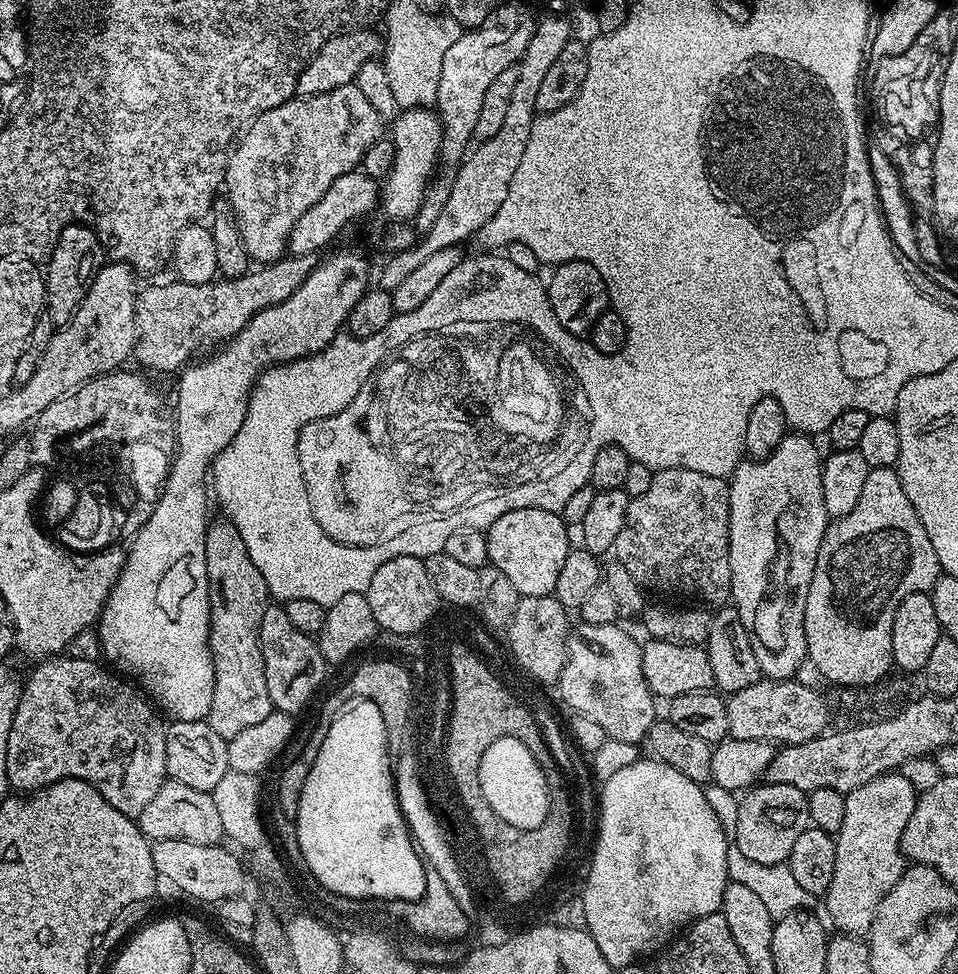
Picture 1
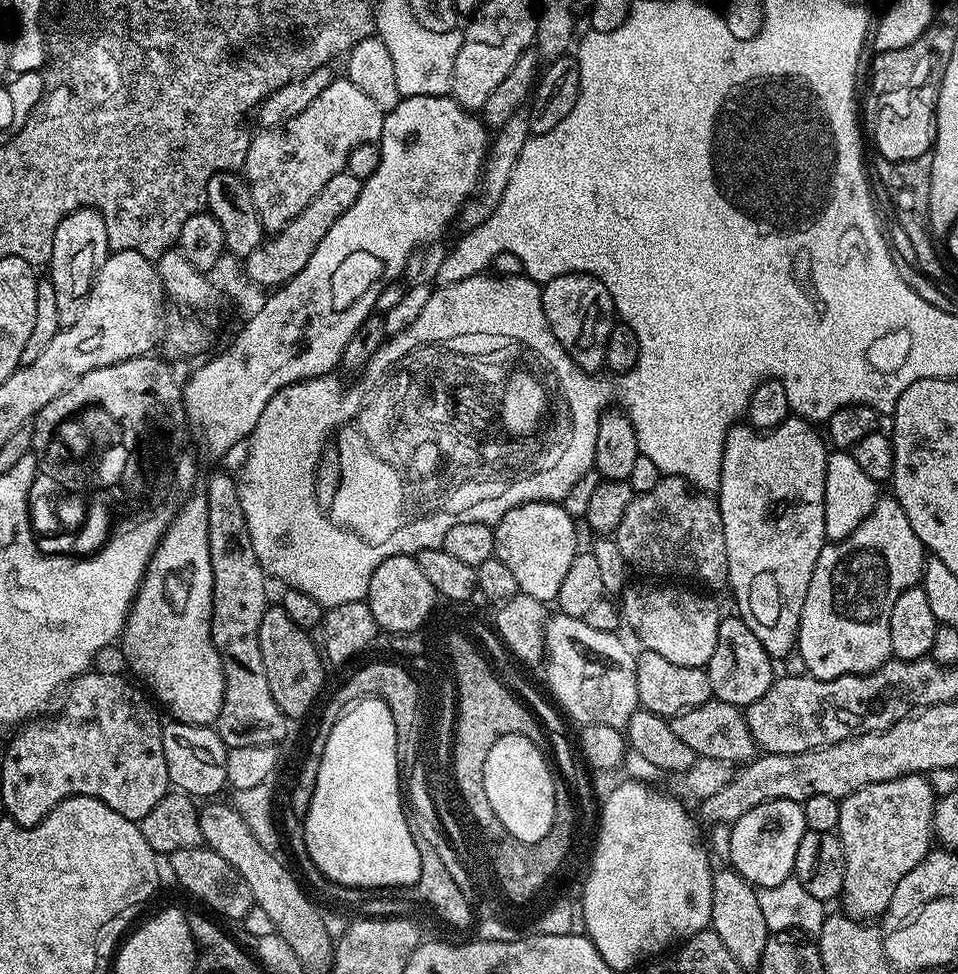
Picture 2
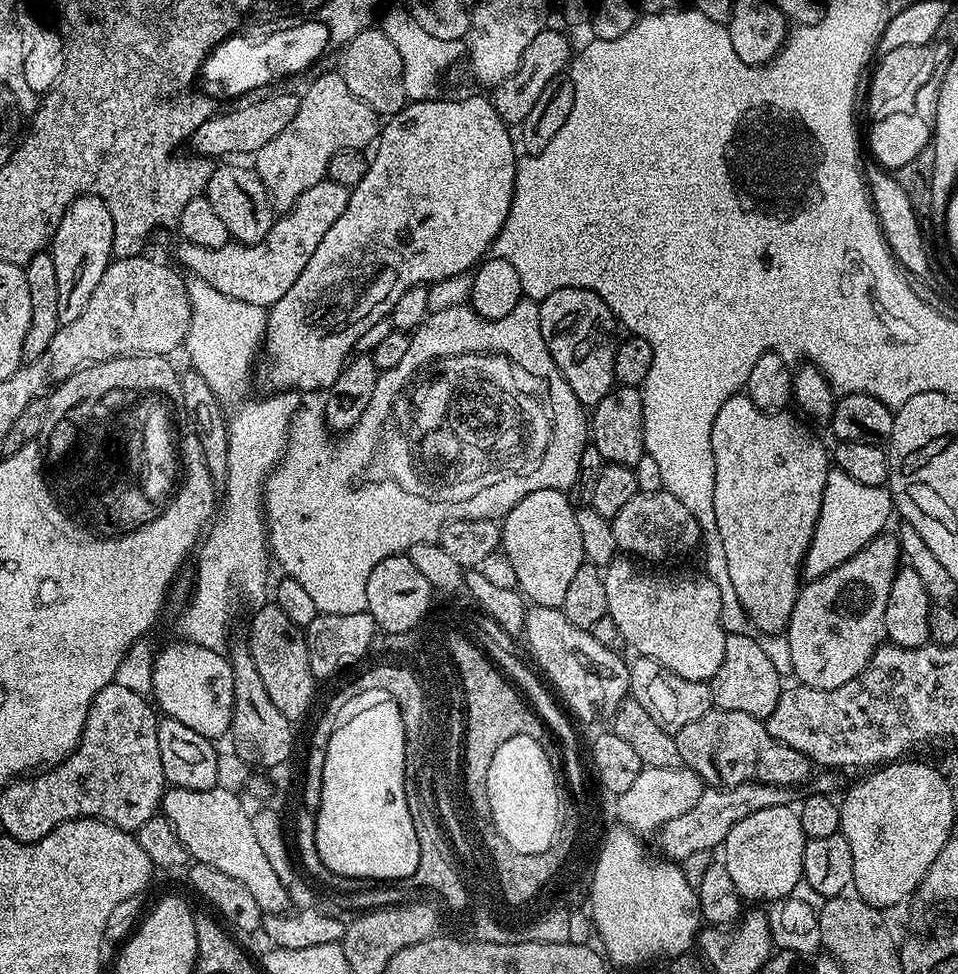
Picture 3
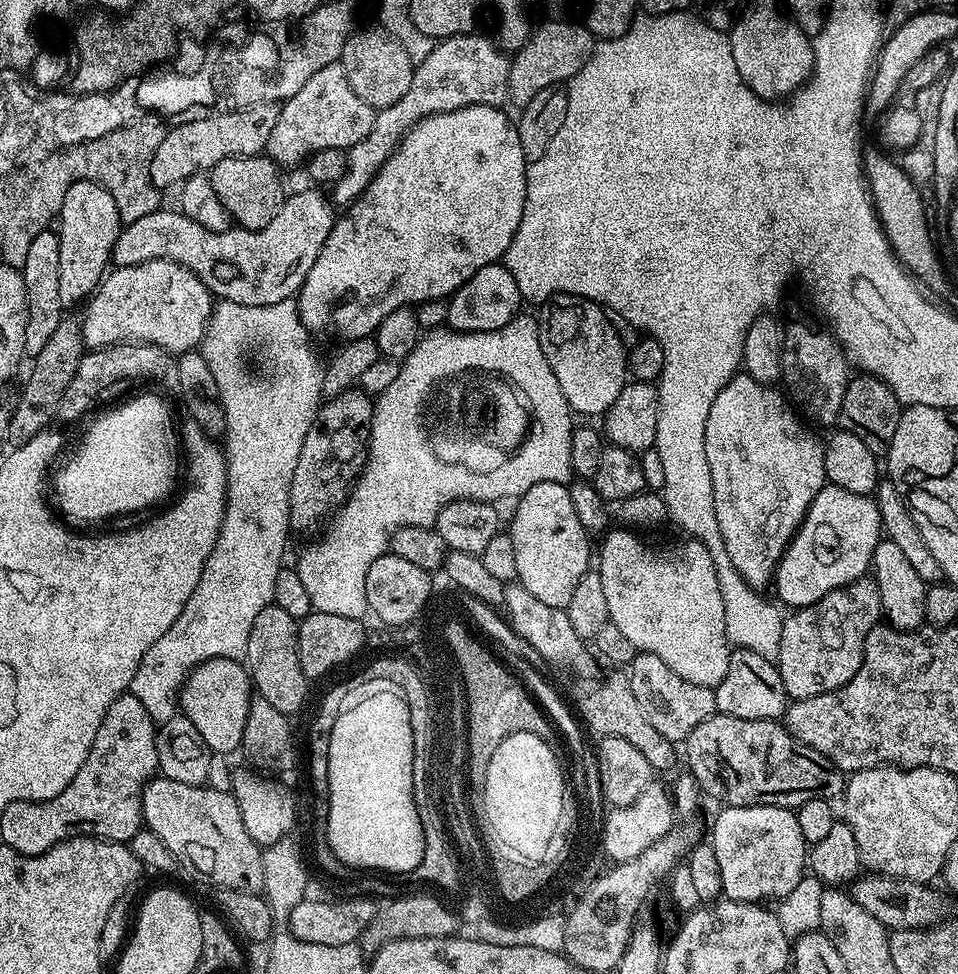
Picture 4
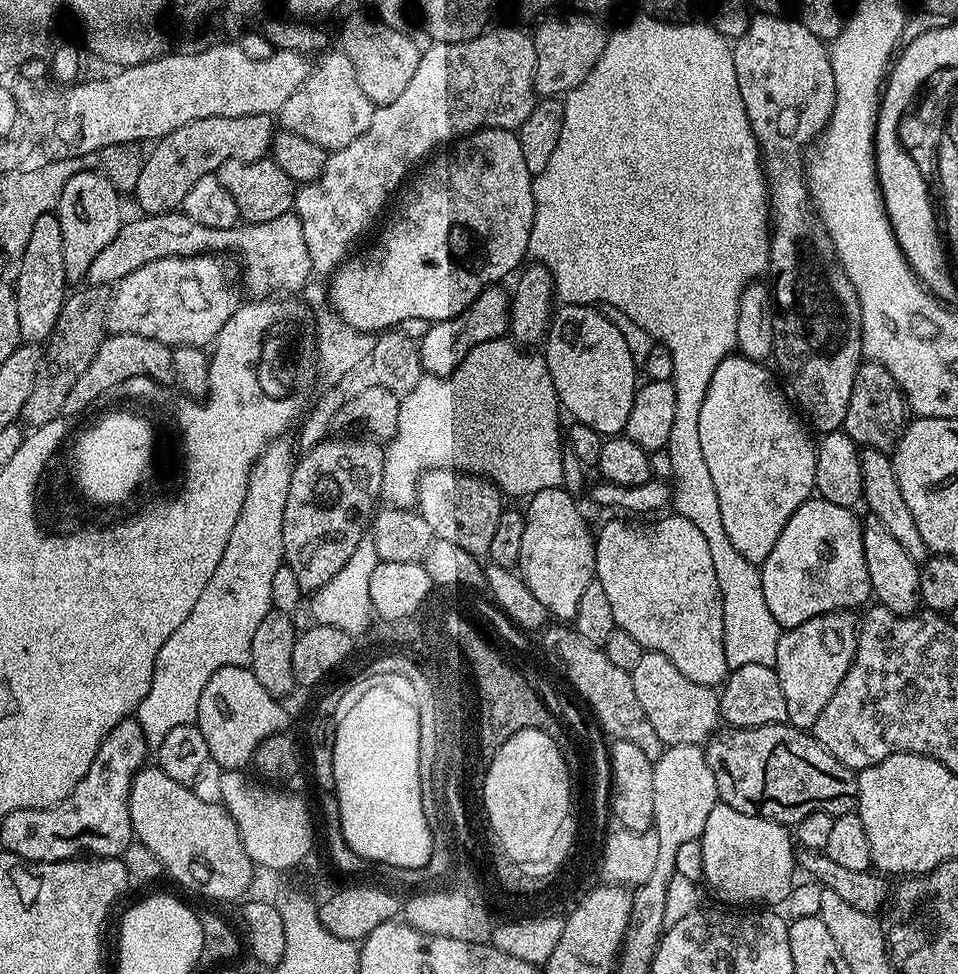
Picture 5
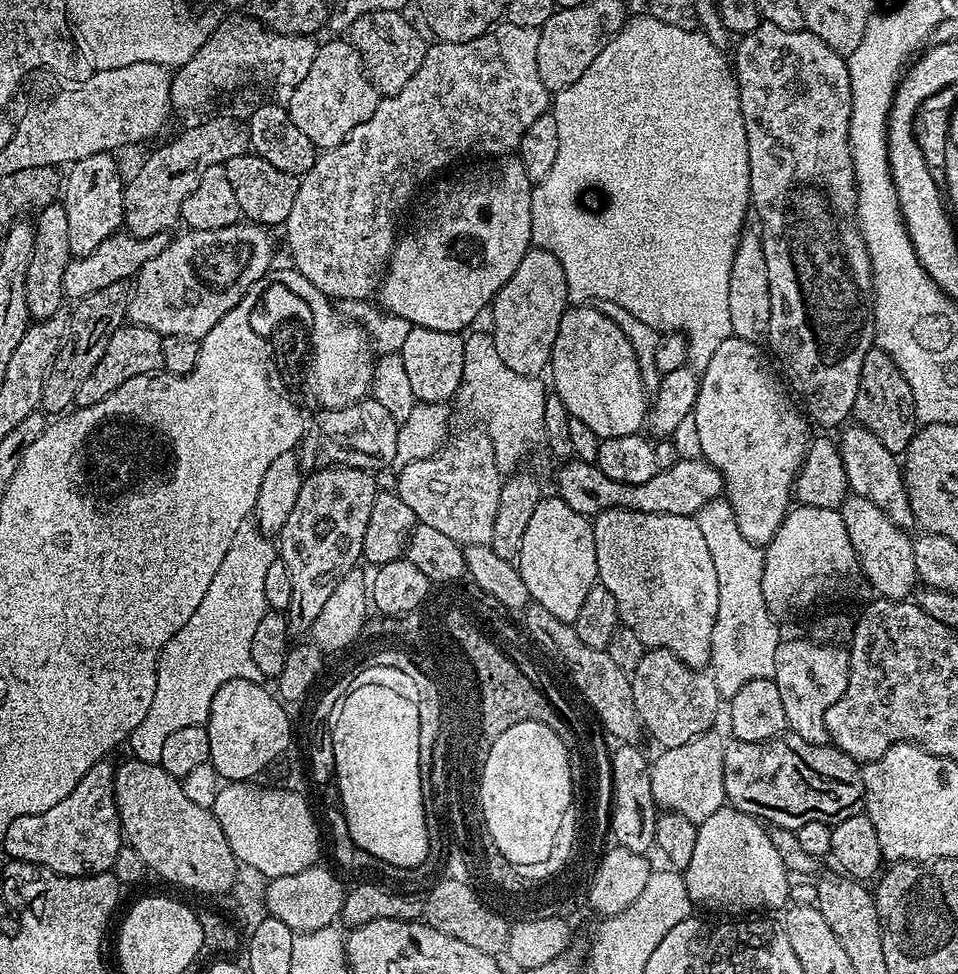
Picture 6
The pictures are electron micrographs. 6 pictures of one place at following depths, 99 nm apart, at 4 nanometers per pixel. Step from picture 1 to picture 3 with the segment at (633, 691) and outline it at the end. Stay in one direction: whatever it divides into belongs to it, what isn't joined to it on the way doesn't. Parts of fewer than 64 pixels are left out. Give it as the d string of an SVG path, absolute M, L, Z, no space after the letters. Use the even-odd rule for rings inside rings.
M550 606L529 607L522 640L528 643L536 659L535 667L544 676L548 675L547 683L557 693L560 691L564 695L563 703L576 720L611 721L612 715L629 695L630 664L627 659L624 661L620 657L621 653L617 649L602 646L602 642L598 642L598 638L594 638L589 629L574 626L563 610Z

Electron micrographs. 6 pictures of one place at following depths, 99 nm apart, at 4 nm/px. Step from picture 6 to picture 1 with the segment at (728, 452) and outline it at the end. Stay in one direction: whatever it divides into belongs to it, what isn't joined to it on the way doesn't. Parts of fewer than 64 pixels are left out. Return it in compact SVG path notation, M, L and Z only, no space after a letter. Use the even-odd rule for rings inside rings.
M789 434L778 442L775 450L764 460L751 458L741 459L728 480L728 505L730 506L730 574L732 575L731 603L738 610L742 622L748 631L750 646L754 646L754 658L758 658L761 673L770 680L790 680L795 677L799 664L806 659L808 647L806 646L806 630L804 629L804 615L806 614L806 594L814 574L814 566L818 562L818 550L822 546L822 538L826 534L830 517L826 510L826 502L822 498L822 452L816 449L811 435Z

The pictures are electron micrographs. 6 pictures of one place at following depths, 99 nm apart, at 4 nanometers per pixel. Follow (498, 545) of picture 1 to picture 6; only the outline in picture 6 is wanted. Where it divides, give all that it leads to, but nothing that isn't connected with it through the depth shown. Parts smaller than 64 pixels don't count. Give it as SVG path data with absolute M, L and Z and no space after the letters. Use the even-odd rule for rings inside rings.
M551 495L540 499L526 525L518 567L531 603L542 605L562 622L575 625L586 594L598 583L594 530L589 517L570 510L559 495Z

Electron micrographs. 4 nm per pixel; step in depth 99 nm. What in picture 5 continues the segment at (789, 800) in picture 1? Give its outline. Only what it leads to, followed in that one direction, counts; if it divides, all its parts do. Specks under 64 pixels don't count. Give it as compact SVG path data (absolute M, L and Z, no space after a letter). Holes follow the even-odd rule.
M717 802L714 810L710 810L710 818L706 818L706 826L704 833L700 836L700 845L702 846L702 868L704 870L703 883L709 884L718 895L724 900L729 900L732 906L776 906L772 904L783 905L787 901L788 896L792 893L794 887L794 879L792 880L792 871L797 871L797 853L794 851L794 836L785 825L767 820L761 816L751 816L750 814L742 814L738 810L734 810L731 806L723 802Z

